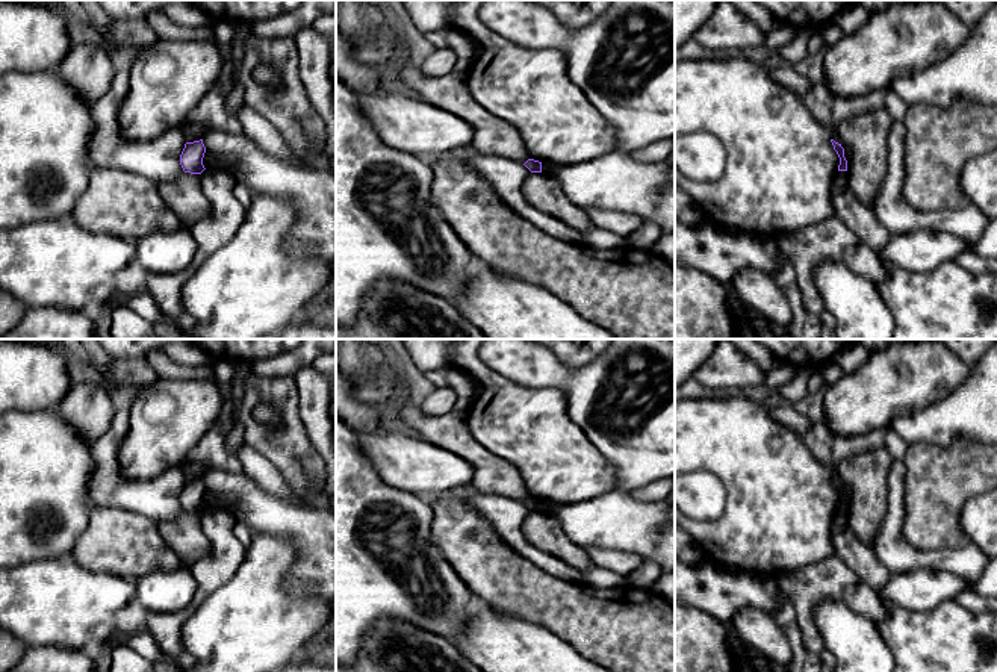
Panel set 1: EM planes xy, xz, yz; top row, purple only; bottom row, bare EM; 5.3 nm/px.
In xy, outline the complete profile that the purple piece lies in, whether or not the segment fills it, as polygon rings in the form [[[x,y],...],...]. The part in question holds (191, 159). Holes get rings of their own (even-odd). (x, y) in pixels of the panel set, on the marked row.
[[[203,139],[186,142],[180,154],[180,165],[183,171],[191,174],[201,174],[206,170],[203,165],[204,153],[206,147],[203,144]]]

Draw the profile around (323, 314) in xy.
[[[318,294],[303,304],[297,312],[297,316],[300,316],[304,324],[336,330],[336,297],[324,301],[318,301],[316,297]]]

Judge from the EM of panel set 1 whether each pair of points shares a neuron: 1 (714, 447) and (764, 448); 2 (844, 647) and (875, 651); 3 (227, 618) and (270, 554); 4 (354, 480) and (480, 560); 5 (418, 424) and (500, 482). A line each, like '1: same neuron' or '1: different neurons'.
1: same neuron
2: same neuron
3: same neuron
4: different neurons
5: same neuron

